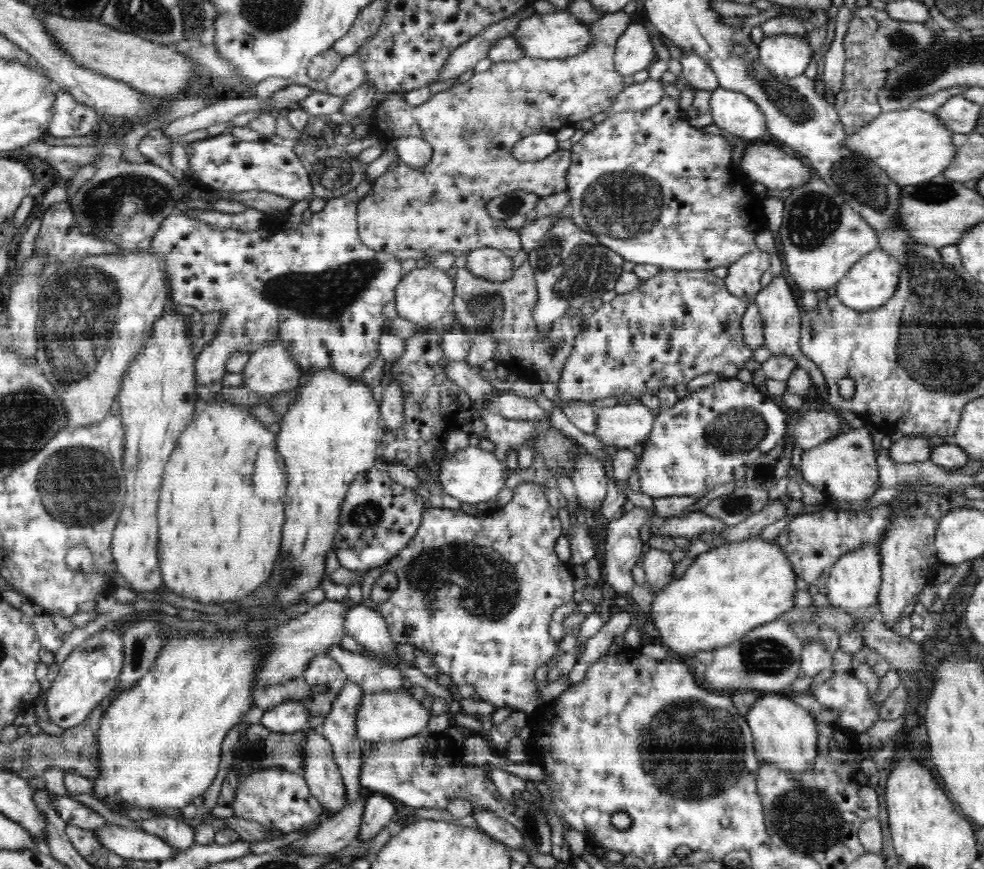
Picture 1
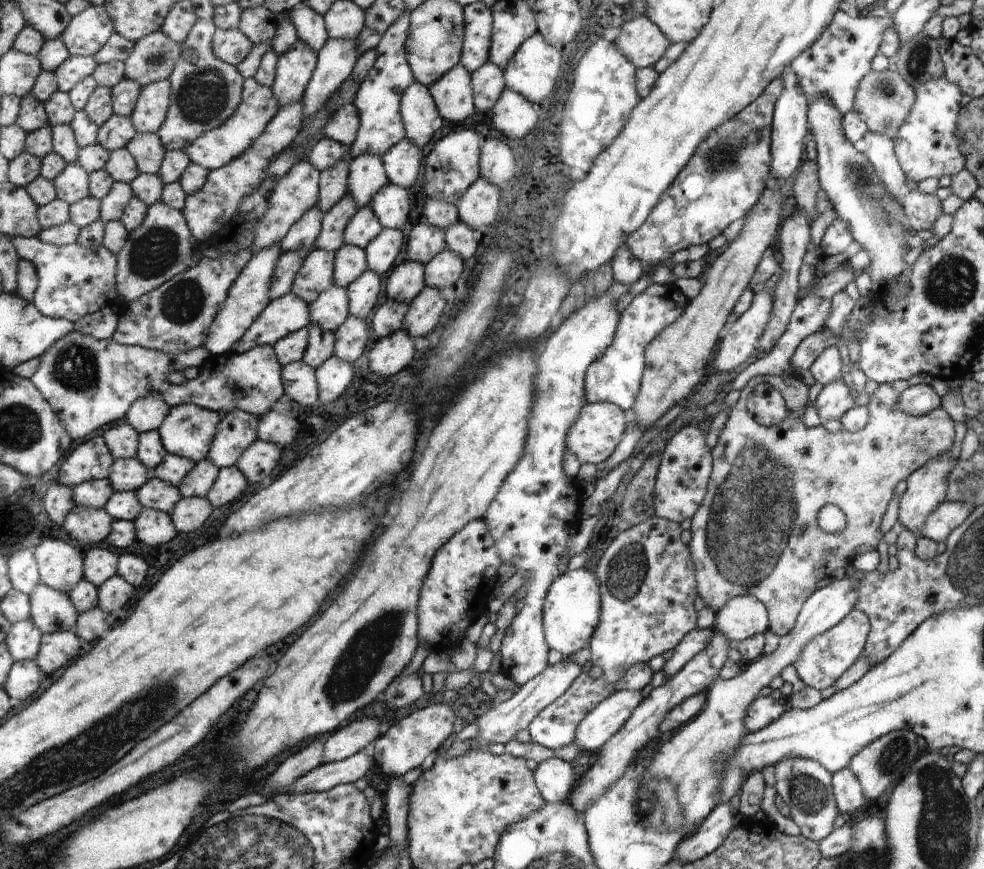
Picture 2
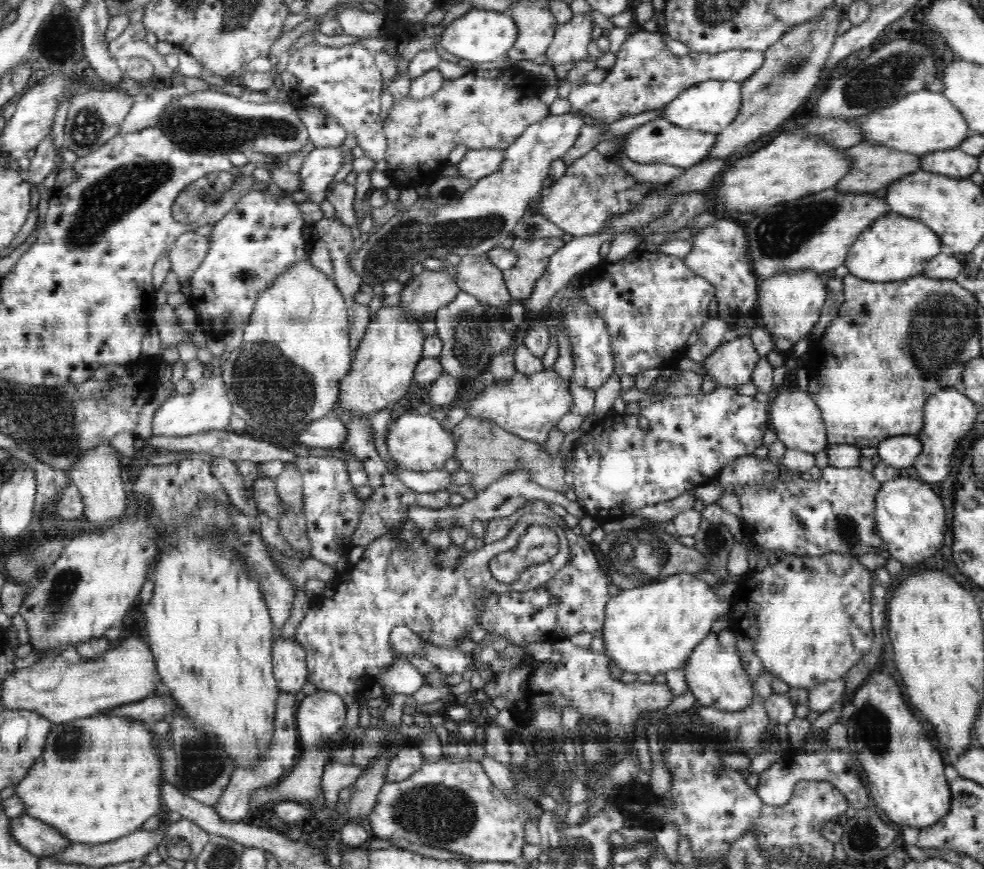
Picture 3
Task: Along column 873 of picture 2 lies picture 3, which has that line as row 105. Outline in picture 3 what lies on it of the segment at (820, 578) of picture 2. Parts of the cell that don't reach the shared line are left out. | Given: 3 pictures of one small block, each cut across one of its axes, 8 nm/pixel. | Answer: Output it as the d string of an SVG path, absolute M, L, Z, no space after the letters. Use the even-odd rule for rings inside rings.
M516 68L478 69L470 70L459 78L446 79L438 92L422 100L410 98L409 94L394 100L387 118L382 122L383 133L387 138L385 175L399 188L413 186L421 191L436 180L440 164L448 161L448 154L460 144L470 150L493 148L504 151L528 126L550 115L549 107L538 98L542 86L544 84L536 80L534 75L530 76L527 72L520 74Z

